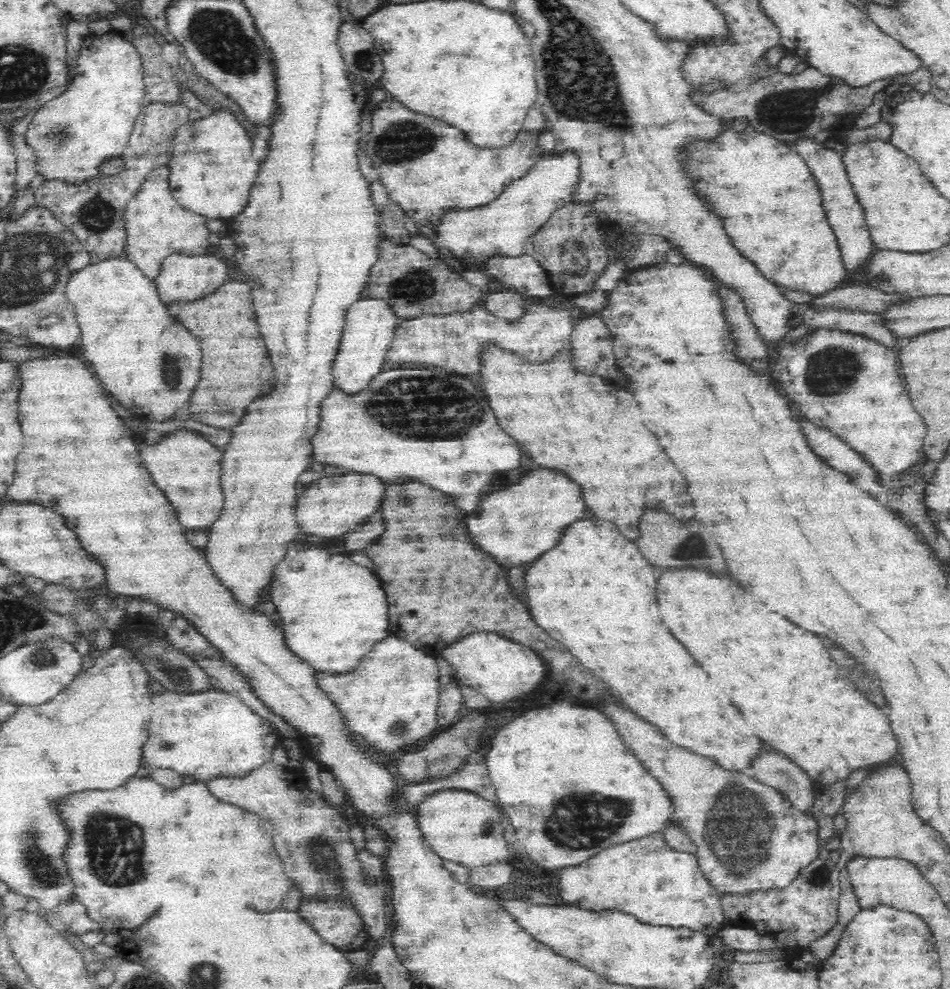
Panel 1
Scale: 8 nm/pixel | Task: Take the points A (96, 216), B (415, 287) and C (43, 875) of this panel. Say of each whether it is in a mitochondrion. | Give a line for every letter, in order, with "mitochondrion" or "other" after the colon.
A: mitochondrion
B: mitochondrion
C: mitochondrion

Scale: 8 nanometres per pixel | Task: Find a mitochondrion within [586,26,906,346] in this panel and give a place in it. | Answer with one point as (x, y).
(788, 111)

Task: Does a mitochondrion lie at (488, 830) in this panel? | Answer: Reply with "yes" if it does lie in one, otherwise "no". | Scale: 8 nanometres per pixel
no

